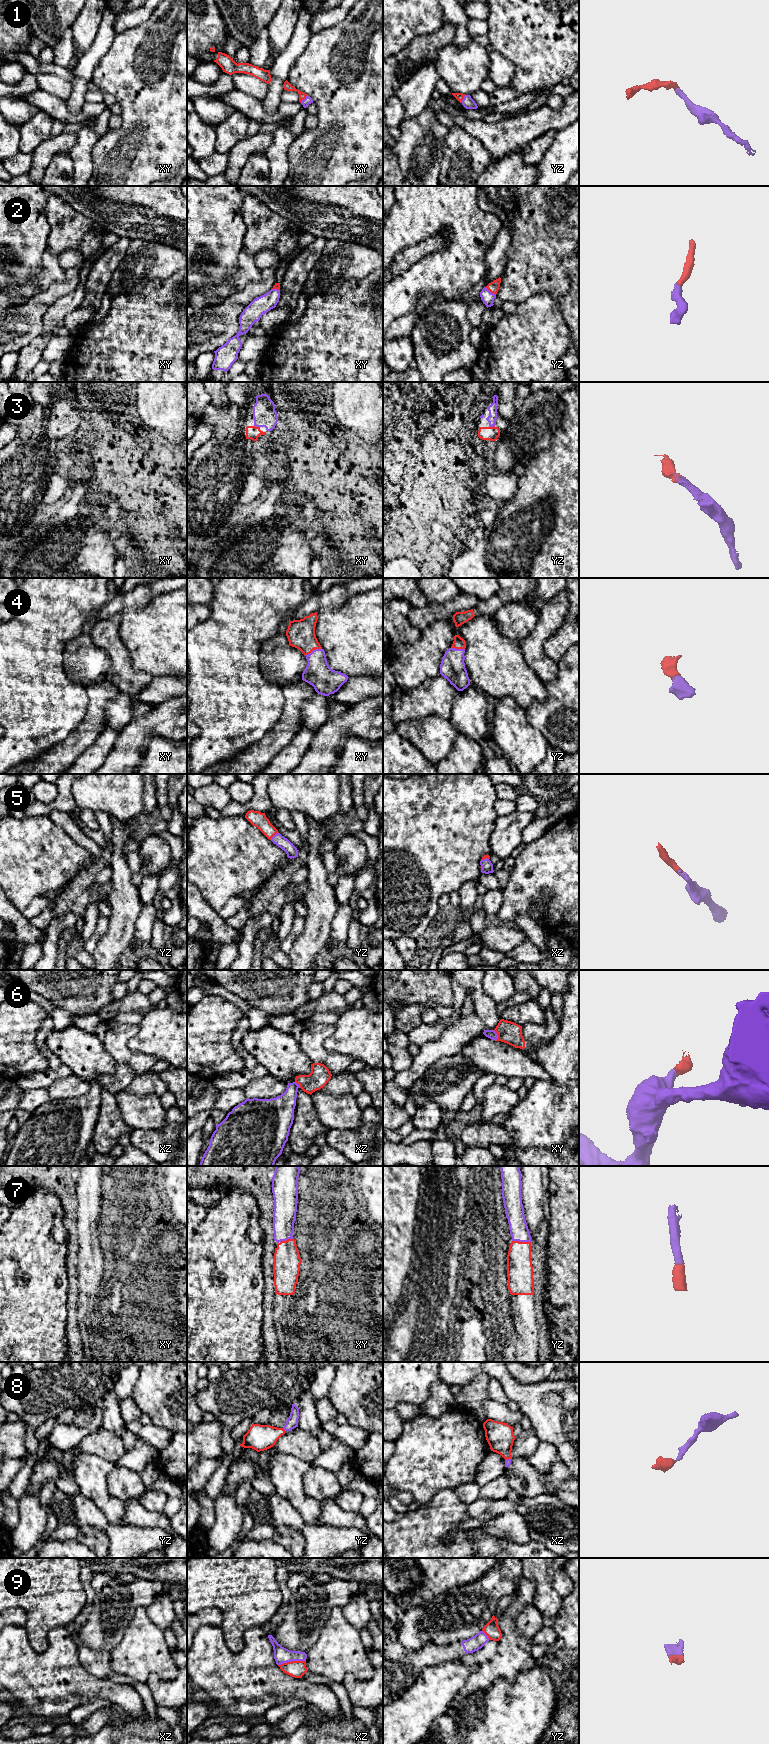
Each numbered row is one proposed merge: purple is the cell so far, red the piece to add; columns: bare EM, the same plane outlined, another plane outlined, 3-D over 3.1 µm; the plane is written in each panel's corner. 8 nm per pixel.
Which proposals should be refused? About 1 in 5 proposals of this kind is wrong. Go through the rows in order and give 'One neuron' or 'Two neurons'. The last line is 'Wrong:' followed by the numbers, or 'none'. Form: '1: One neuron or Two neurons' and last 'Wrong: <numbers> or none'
1: One neuron
2: One neuron
3: One neuron
4: One neuron
5: One neuron
6: One neuron
7: One neuron
8: One neuron
9: One neuron
Wrong: none

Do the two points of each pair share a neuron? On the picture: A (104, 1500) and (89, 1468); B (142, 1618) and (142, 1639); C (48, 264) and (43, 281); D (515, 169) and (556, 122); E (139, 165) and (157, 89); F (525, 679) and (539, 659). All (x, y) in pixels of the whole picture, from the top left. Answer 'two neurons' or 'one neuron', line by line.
A: one neuron
B: one neuron
C: one neuron
D: two neurons
E: one neuron
F: two neurons

